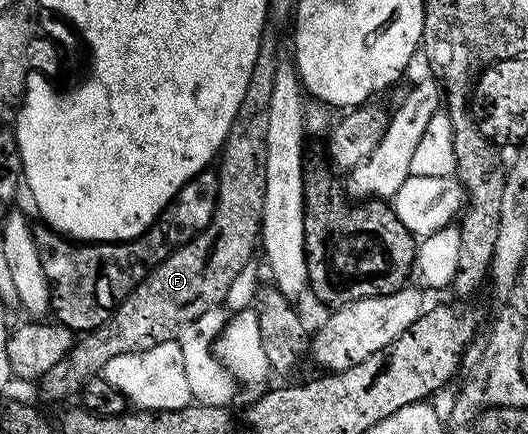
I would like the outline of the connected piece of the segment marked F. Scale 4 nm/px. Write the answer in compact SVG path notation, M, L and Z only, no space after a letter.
M265 30L260 37L260 56L254 61L250 81L244 83L242 105L236 107L234 121L228 125L228 136L222 140L222 150L218 156L220 167L218 177L218 197L214 205L214 217L210 225L202 229L188 243L181 244L171 252L158 266L150 271L122 301L122 305L111 315L107 322L81 336L66 358L58 361L38 381L40 395L44 399L64 399L80 390L92 377L103 372L106 362L113 357L127 353L145 352L156 345L177 340L182 330L200 315L214 307L220 307L228 298L230 286L242 269L251 264L251 257L260 243L260 222L264 208L264 186L266 173L266 129L270 129L270 96L274 93L274 77L278 60L276 50L280 47L280 35L276 31Z

